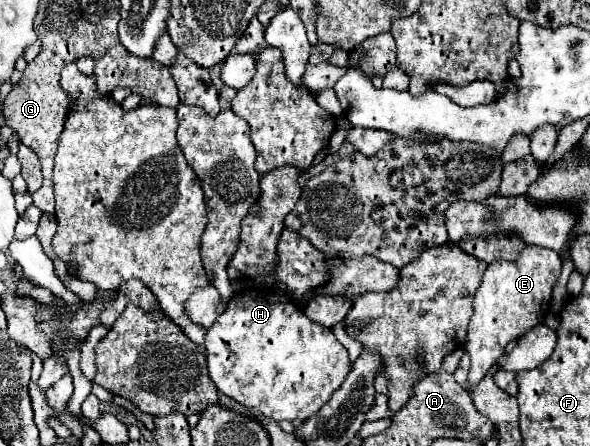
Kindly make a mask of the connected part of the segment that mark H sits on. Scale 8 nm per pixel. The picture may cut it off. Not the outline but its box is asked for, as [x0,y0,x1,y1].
[206,289,346,421]

